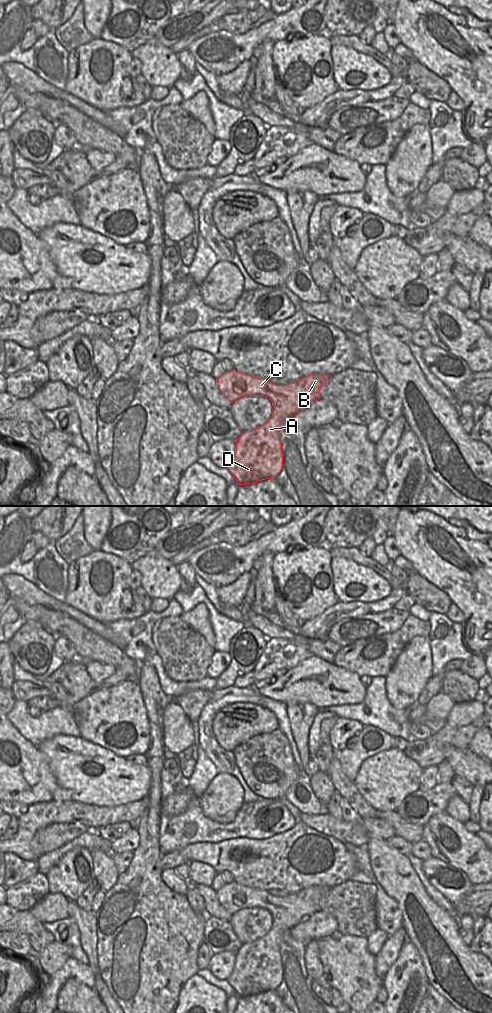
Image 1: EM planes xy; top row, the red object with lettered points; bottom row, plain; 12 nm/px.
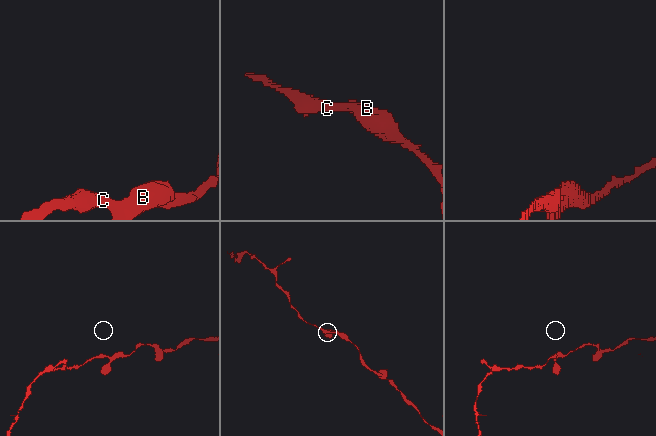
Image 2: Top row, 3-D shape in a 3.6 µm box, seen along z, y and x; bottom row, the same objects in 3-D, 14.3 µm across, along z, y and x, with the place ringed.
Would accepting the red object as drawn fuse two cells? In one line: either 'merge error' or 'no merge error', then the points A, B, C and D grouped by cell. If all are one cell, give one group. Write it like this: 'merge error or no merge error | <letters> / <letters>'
no merge error | A B C D

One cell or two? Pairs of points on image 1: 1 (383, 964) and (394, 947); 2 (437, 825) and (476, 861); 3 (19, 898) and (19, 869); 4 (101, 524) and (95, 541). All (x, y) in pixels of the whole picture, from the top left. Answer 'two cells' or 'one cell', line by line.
1: one cell
2: one cell
3: two cells
4: one cell

